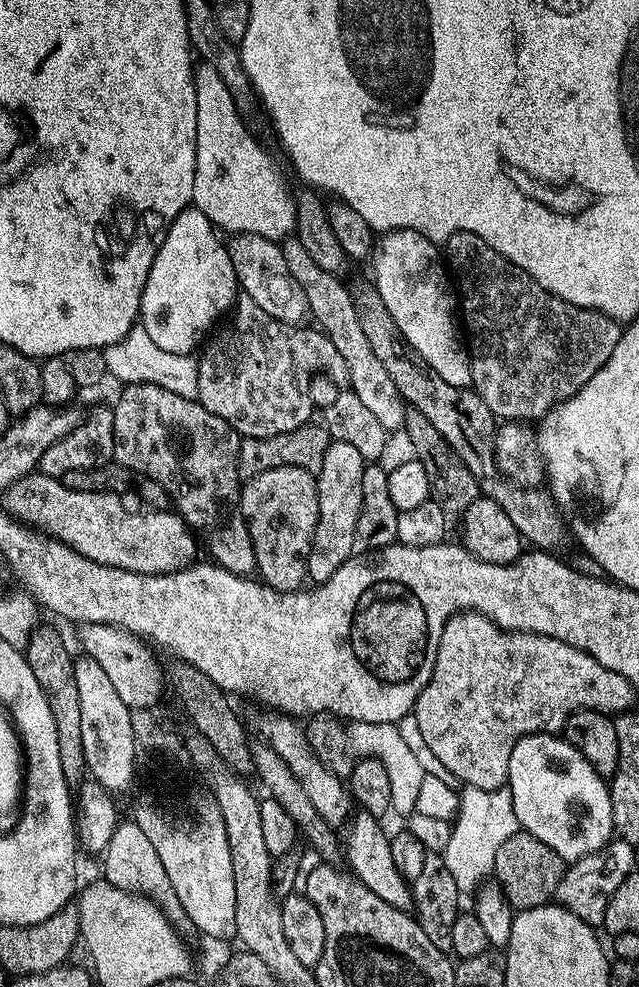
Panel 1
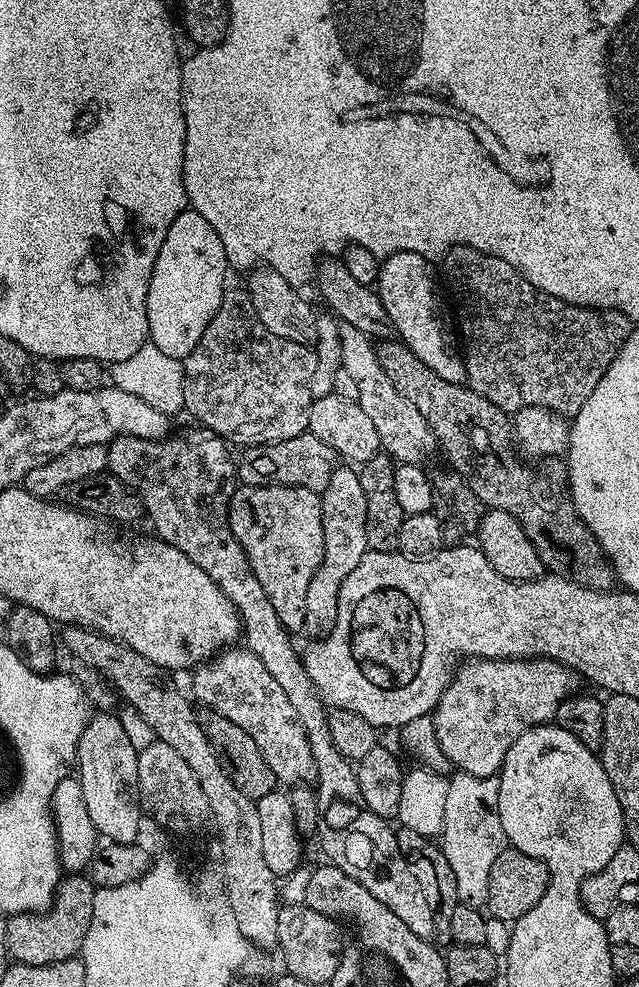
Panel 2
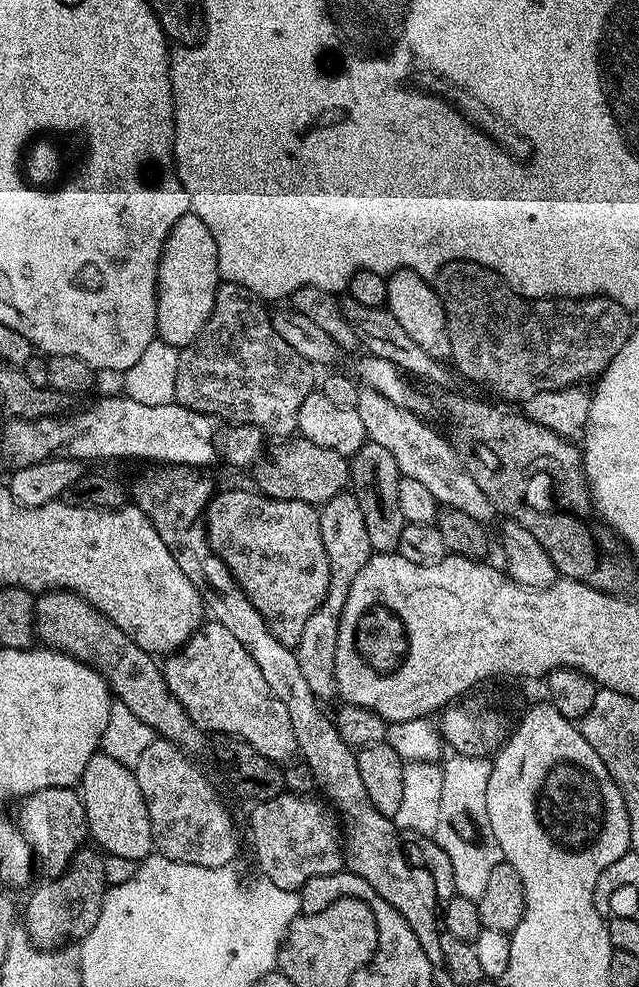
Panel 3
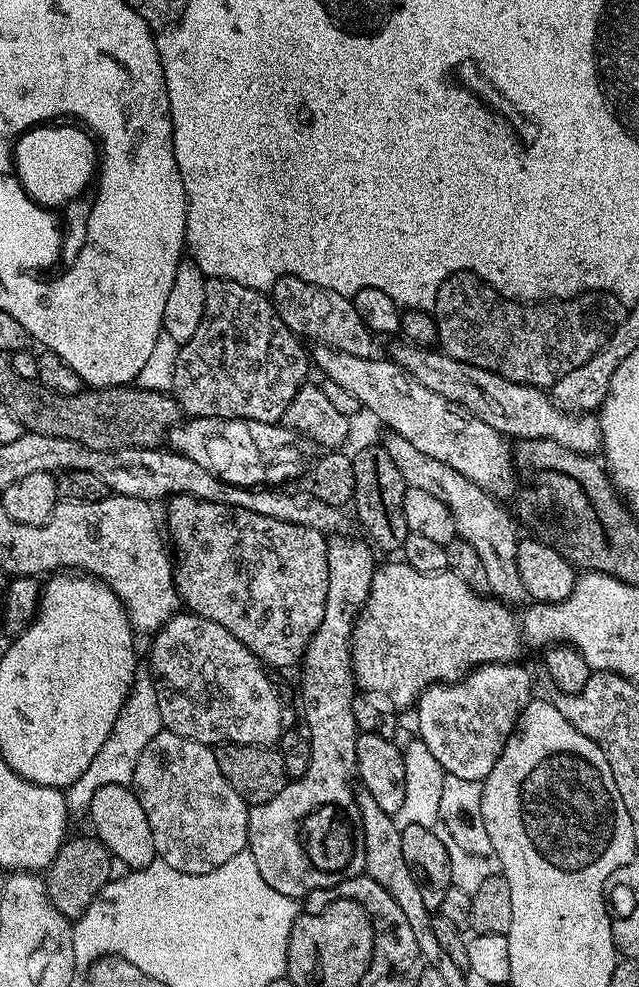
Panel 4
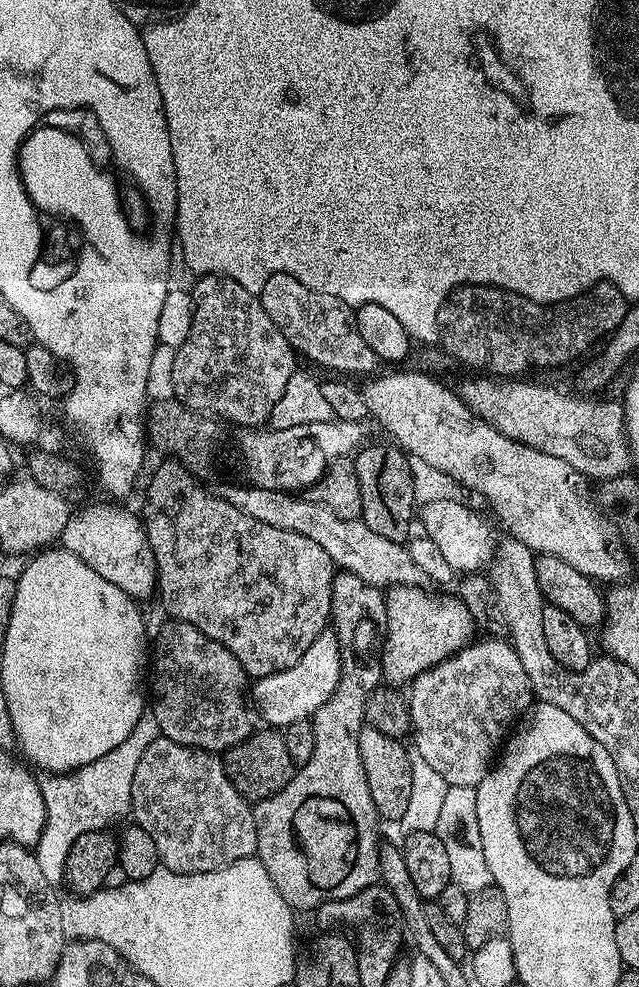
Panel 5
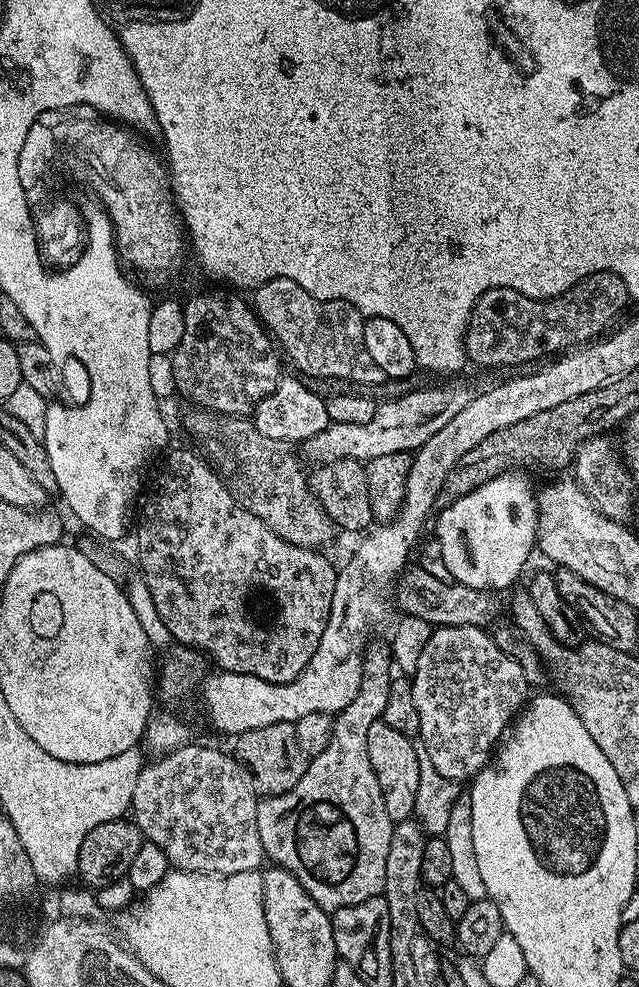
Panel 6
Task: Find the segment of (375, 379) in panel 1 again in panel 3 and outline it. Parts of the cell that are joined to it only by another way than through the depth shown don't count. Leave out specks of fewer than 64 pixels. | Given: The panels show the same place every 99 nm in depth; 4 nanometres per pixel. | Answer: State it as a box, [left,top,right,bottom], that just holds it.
[355,390,494,522]

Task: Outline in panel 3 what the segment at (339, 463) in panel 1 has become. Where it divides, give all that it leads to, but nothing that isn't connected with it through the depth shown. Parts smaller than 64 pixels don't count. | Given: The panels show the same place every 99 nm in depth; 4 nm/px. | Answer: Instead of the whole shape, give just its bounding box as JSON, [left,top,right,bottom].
[294,490,374,702]

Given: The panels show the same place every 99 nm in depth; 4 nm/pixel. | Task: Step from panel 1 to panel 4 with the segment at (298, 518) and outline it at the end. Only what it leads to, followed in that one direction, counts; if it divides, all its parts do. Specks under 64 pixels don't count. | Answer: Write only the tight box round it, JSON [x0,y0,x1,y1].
[166,496,326,669]

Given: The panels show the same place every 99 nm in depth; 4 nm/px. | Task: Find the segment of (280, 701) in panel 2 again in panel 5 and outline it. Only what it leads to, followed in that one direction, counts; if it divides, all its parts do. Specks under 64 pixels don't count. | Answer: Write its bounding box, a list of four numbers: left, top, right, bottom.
[150,620,254,754]

